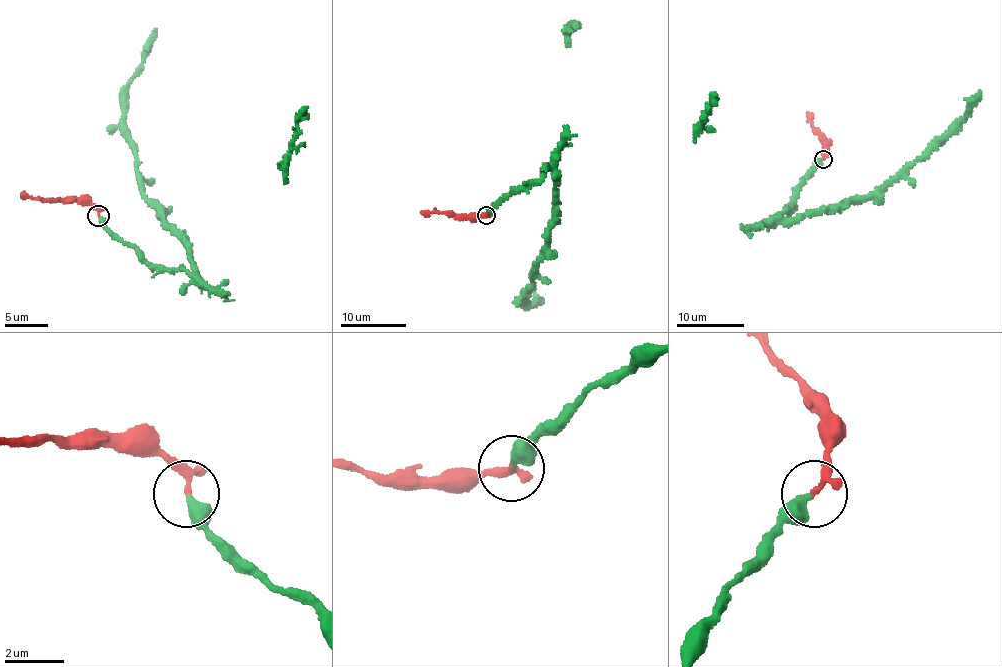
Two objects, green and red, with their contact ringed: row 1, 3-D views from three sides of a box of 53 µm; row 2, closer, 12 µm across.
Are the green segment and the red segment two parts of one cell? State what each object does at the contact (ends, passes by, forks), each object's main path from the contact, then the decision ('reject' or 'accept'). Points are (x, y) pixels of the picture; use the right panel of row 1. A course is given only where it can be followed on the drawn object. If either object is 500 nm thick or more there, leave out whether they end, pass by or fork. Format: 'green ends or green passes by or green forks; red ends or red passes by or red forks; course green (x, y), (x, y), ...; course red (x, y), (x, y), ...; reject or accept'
green ends; red passes by; course green (822, 159), (811, 168), (782, 219), (840, 208), (850, 201), (878, 196), (964, 116), (970, 99), (979, 92); course red (822, 159), (825, 141), (807, 112); accept

